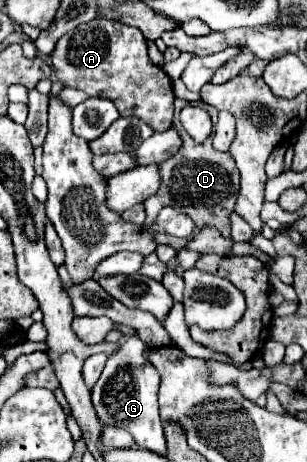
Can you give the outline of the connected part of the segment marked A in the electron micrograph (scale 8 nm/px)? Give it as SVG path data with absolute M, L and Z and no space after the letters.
M99 16L61 36L51 52L50 62L65 86L79 88L87 96L107 98L121 116L137 116L151 124L153 130L171 128L175 100L171 78L149 60L147 40L133 26Z

